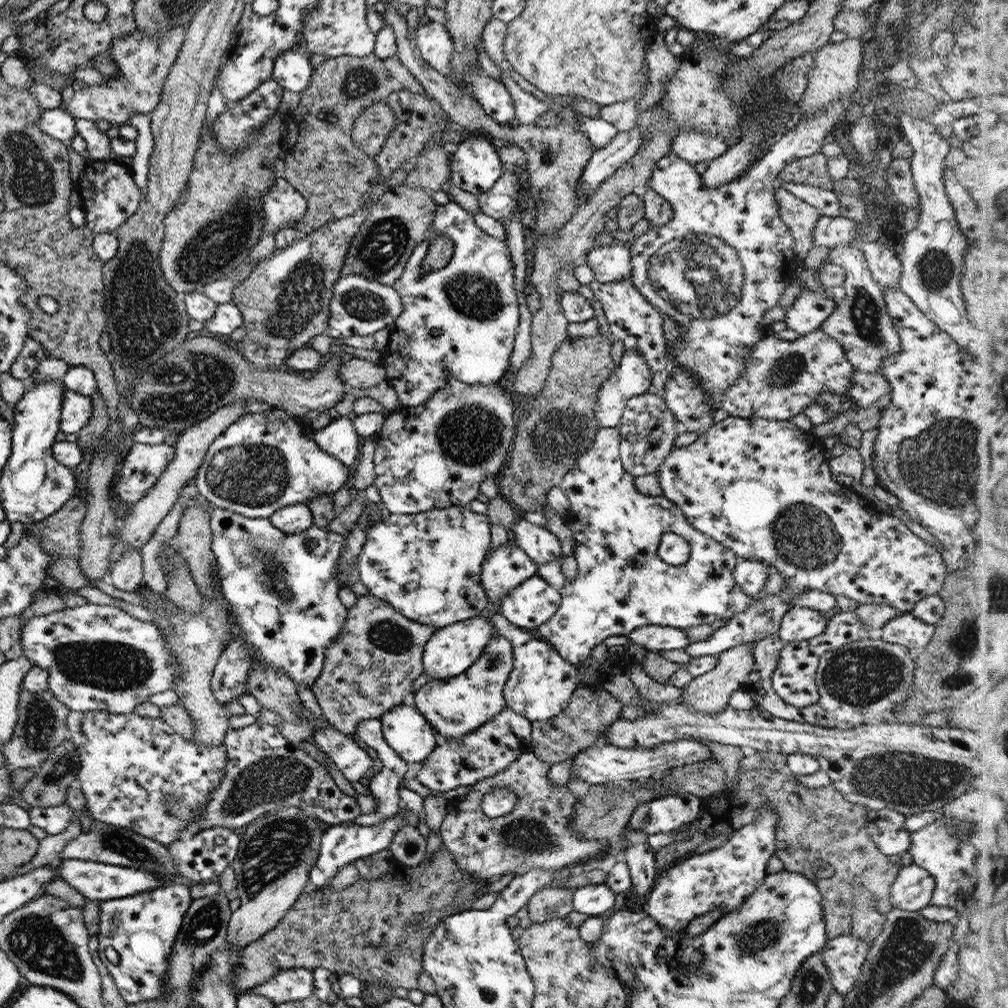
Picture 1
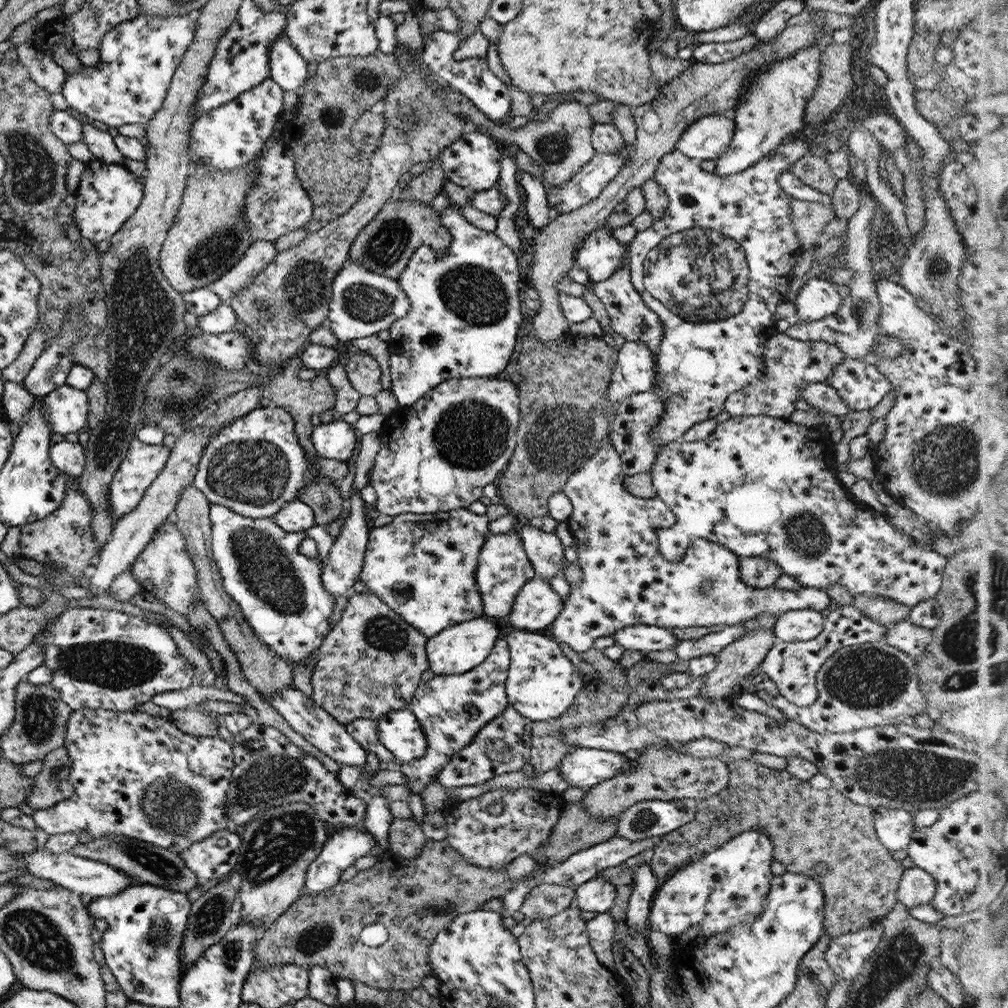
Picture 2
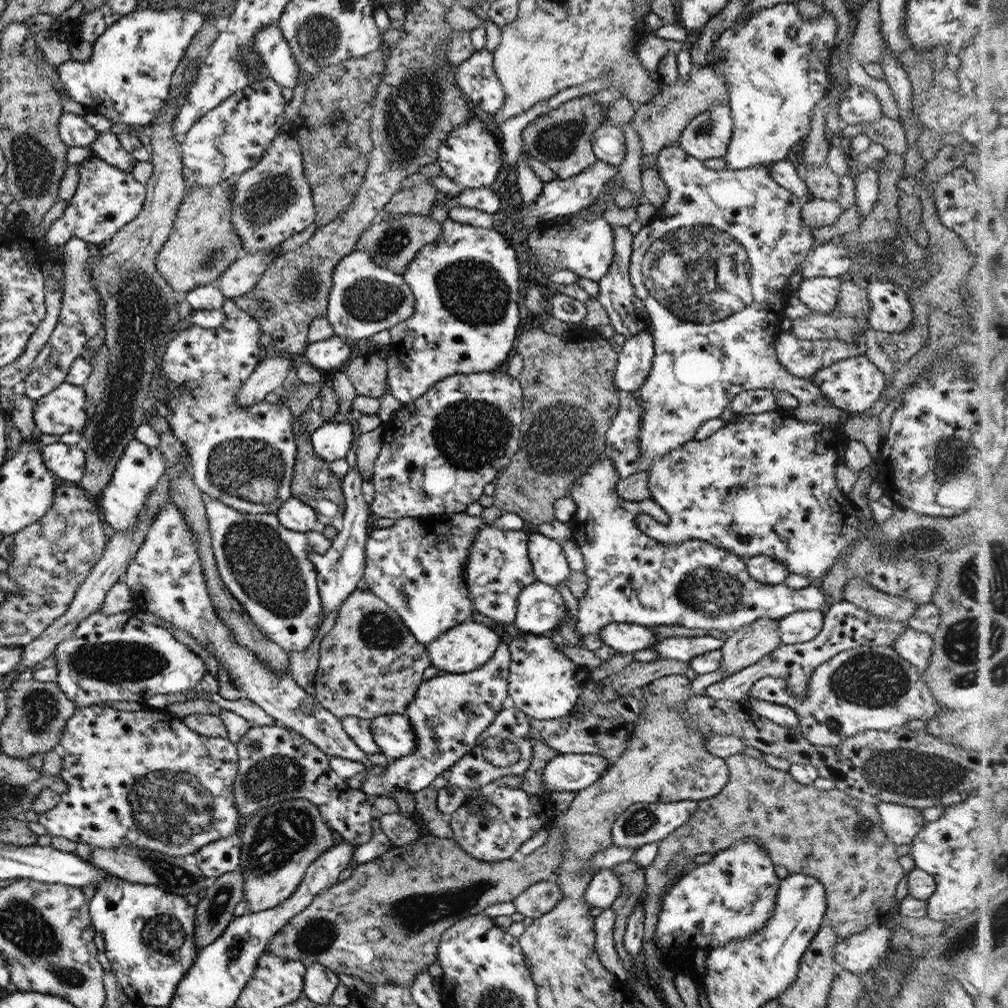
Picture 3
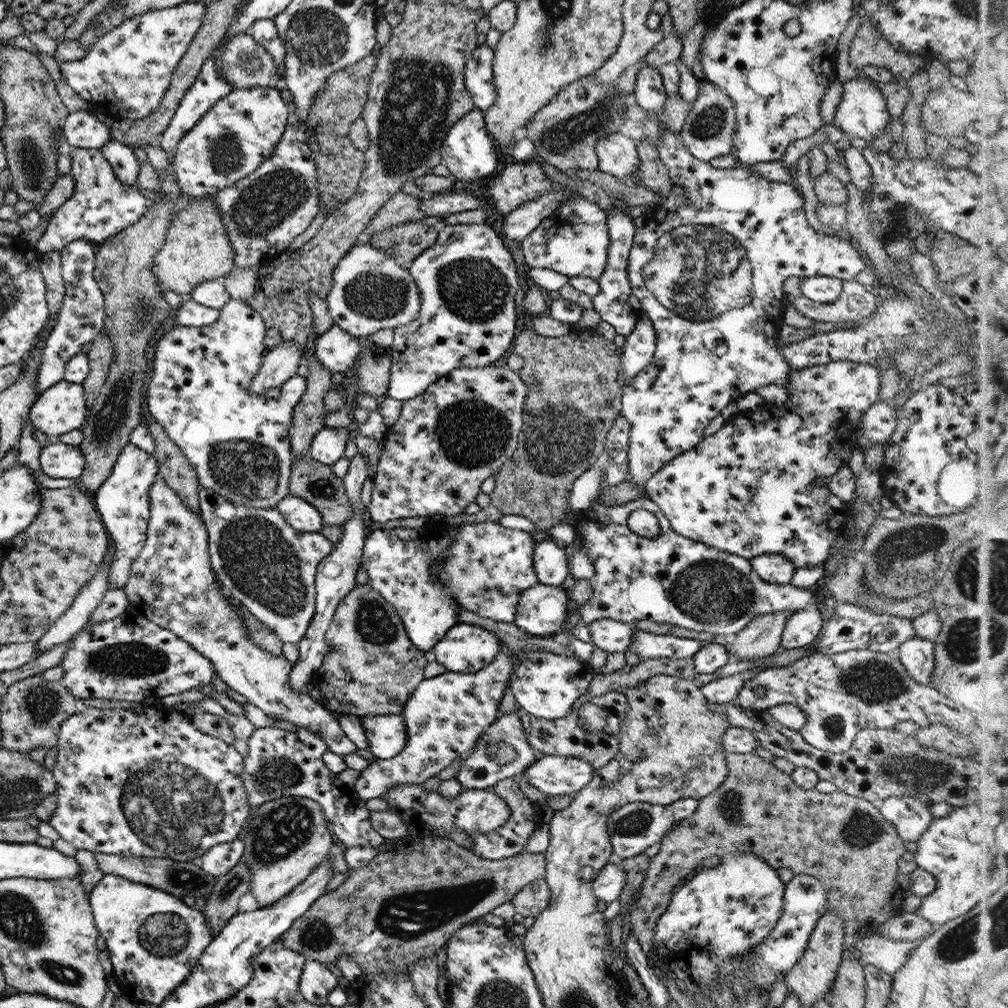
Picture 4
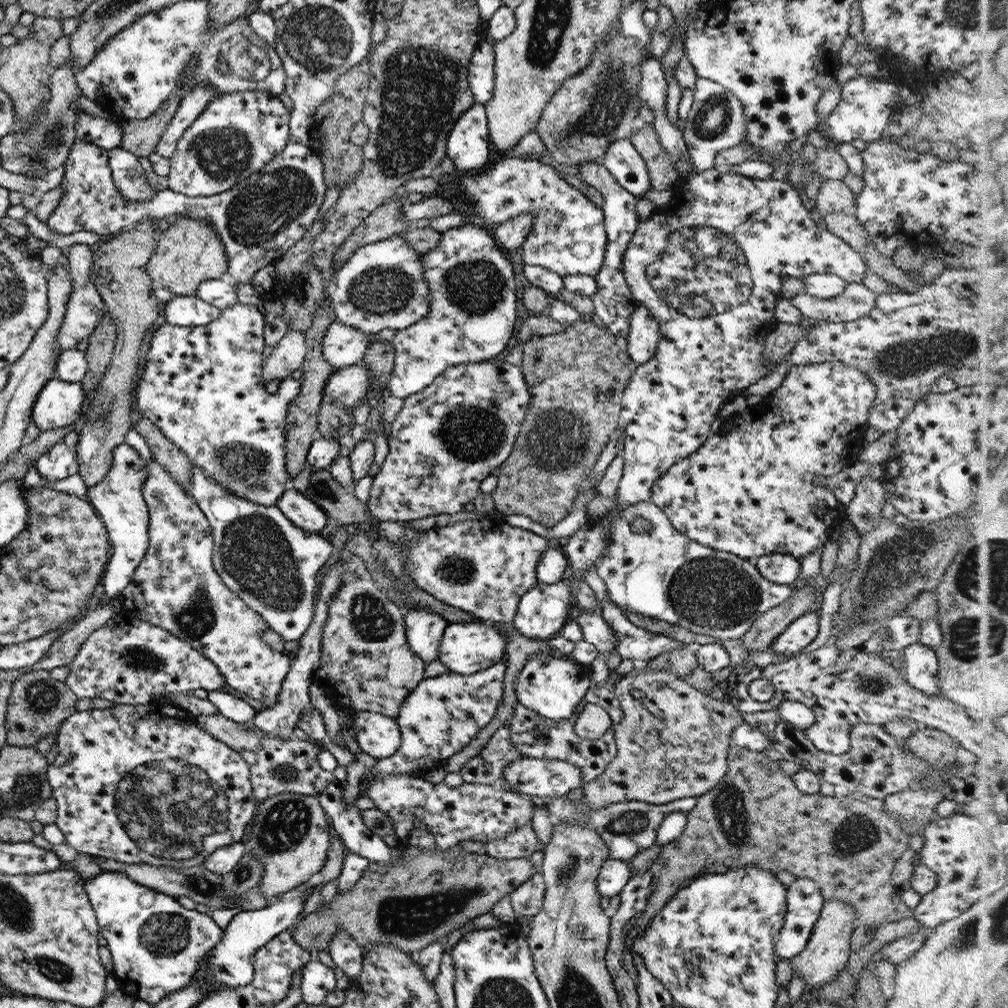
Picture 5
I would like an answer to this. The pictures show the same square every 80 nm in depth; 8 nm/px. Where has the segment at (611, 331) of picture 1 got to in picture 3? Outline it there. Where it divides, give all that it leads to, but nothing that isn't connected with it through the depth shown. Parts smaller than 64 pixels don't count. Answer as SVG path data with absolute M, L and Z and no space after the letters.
M614 226L612 227L612 233L613 258L607 272L596 282L598 284L598 293L594 298L599 301L599 304L606 312L609 324L613 326L614 332L629 338L643 331L650 332L650 320L641 300L633 292L632 284L629 280L628 266L630 263L632 236L626 226Z

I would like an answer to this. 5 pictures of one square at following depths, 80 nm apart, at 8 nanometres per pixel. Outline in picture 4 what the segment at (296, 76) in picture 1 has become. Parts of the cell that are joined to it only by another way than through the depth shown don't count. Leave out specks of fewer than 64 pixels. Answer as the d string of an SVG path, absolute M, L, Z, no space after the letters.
M259 19L253 22L253 26L248 29L249 36L253 37L255 44L259 44L273 60L277 69L277 76L283 80L283 58L285 58L285 50L281 45L281 40L277 35L274 23L271 19Z

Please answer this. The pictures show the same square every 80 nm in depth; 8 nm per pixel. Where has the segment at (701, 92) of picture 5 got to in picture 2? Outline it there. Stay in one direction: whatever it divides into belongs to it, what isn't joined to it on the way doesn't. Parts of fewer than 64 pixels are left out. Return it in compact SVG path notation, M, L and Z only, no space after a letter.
M702 114L681 133L675 149L698 162L717 160L728 147L733 129L729 114Z

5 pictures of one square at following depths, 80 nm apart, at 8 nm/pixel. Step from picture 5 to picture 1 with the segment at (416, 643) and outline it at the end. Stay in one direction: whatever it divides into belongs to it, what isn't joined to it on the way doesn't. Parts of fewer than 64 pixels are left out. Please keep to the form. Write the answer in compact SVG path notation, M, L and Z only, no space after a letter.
M449 506L443 509L432 509L418 514L391 514L379 523L365 529L365 543L361 547L356 560L359 582L365 586L368 593L379 600L388 602L394 609L409 620L414 620L425 626L433 626L433 629L441 629L467 618L485 615L490 610L490 605L480 585L481 564L484 562L486 552L490 544L490 523L486 514L475 514L468 507Z

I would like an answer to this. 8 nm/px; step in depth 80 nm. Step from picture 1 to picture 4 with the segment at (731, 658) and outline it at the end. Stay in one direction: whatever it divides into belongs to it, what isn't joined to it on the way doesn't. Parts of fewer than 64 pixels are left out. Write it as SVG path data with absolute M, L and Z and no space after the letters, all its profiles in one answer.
M784 610L752 618L743 630L730 637L725 647L729 659L761 660L779 651L782 630L791 613L792 610Z

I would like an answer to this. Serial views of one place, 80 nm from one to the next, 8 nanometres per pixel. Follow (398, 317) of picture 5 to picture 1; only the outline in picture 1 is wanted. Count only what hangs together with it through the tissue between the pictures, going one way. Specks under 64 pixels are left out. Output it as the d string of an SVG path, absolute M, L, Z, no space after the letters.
M363 275L340 276L332 286L332 298L328 305L327 334L337 343L347 336L365 336L381 329L391 329L395 318L403 312L403 305L393 287Z

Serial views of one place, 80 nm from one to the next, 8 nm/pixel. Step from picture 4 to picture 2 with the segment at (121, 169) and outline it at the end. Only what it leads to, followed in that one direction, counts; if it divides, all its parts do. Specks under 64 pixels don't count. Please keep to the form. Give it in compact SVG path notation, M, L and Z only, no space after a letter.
M87 123L82 124L82 141L87 145L94 159L104 164L123 166L124 157L117 150L112 137L106 131L99 131Z

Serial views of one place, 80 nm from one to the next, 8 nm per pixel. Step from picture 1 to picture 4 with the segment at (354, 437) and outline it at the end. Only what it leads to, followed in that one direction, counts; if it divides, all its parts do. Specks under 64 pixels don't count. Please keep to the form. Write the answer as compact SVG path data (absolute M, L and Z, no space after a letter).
M323 426L319 429L319 432L314 434L311 439L308 448L308 456L319 461L321 464L332 465L338 458L343 455L343 450L345 450L345 441L350 436L347 433L349 428L329 428L328 426Z

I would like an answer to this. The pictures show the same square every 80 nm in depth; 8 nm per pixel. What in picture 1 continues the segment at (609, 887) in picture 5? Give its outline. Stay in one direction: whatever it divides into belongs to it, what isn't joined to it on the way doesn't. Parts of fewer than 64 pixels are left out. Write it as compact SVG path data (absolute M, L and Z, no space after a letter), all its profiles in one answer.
M603 883L580 886L572 892L572 910L588 917L607 915L613 902L615 893Z

